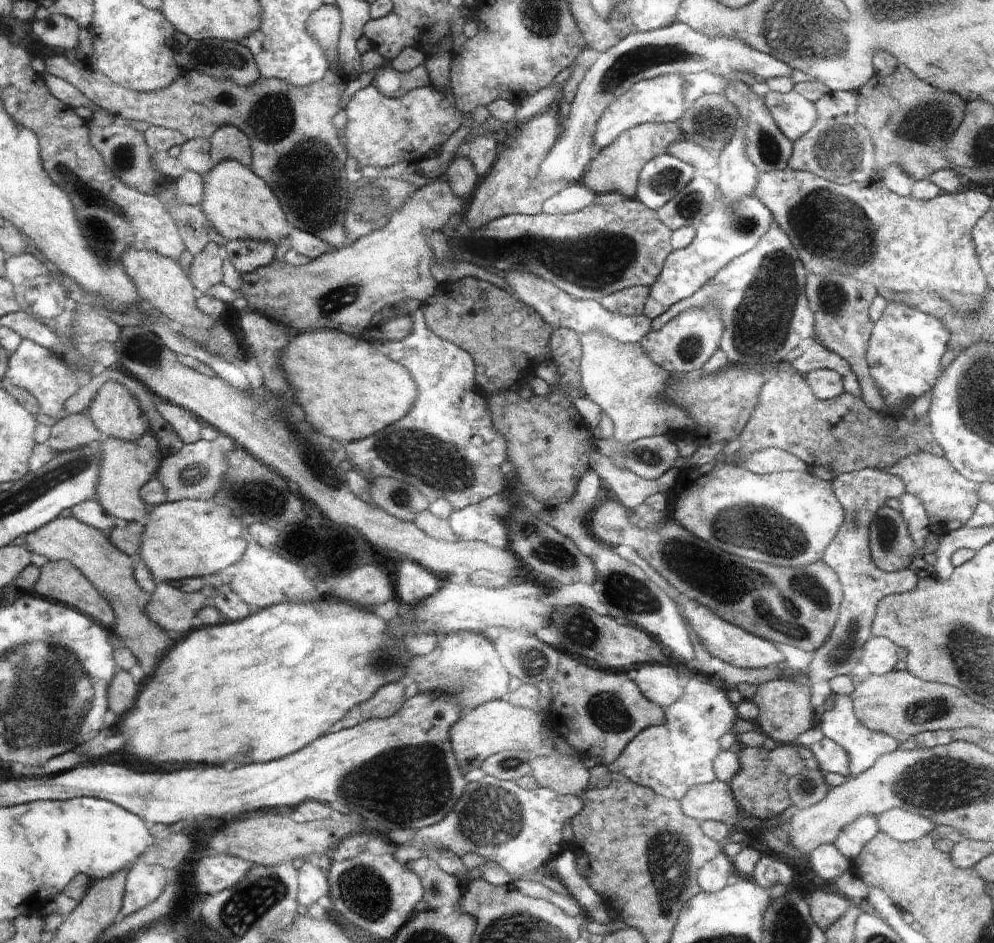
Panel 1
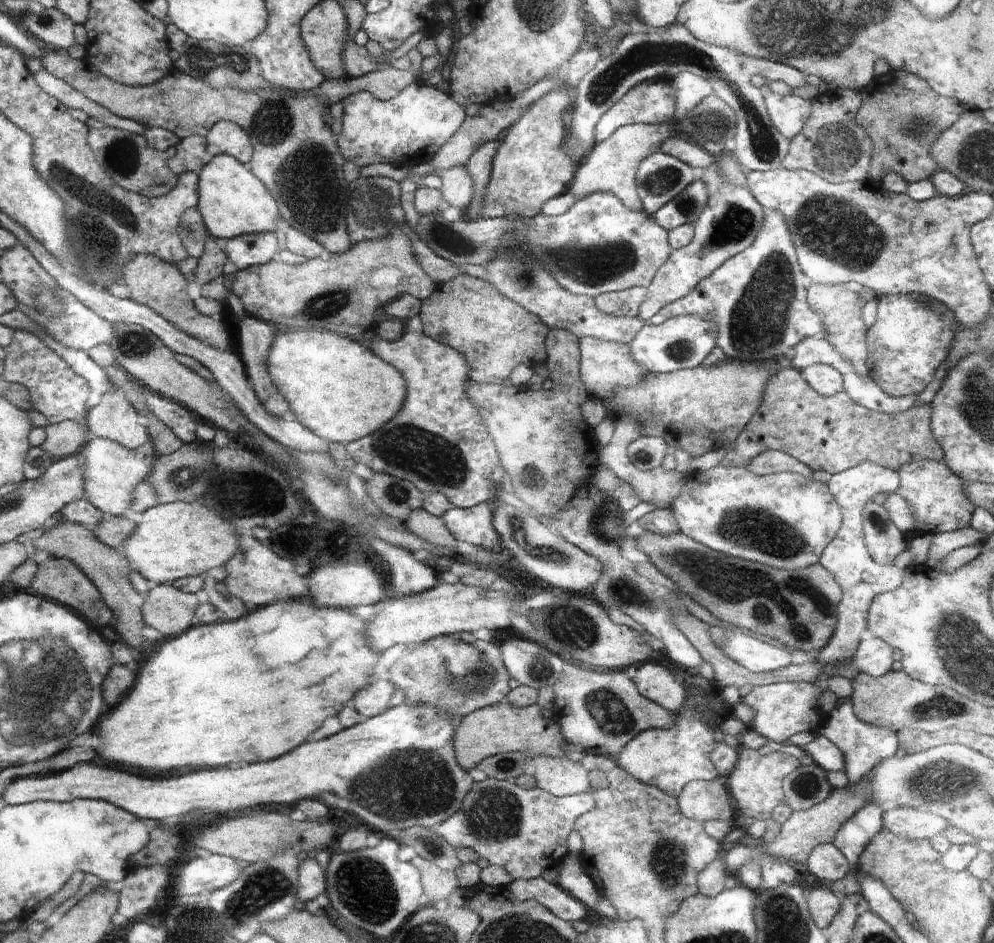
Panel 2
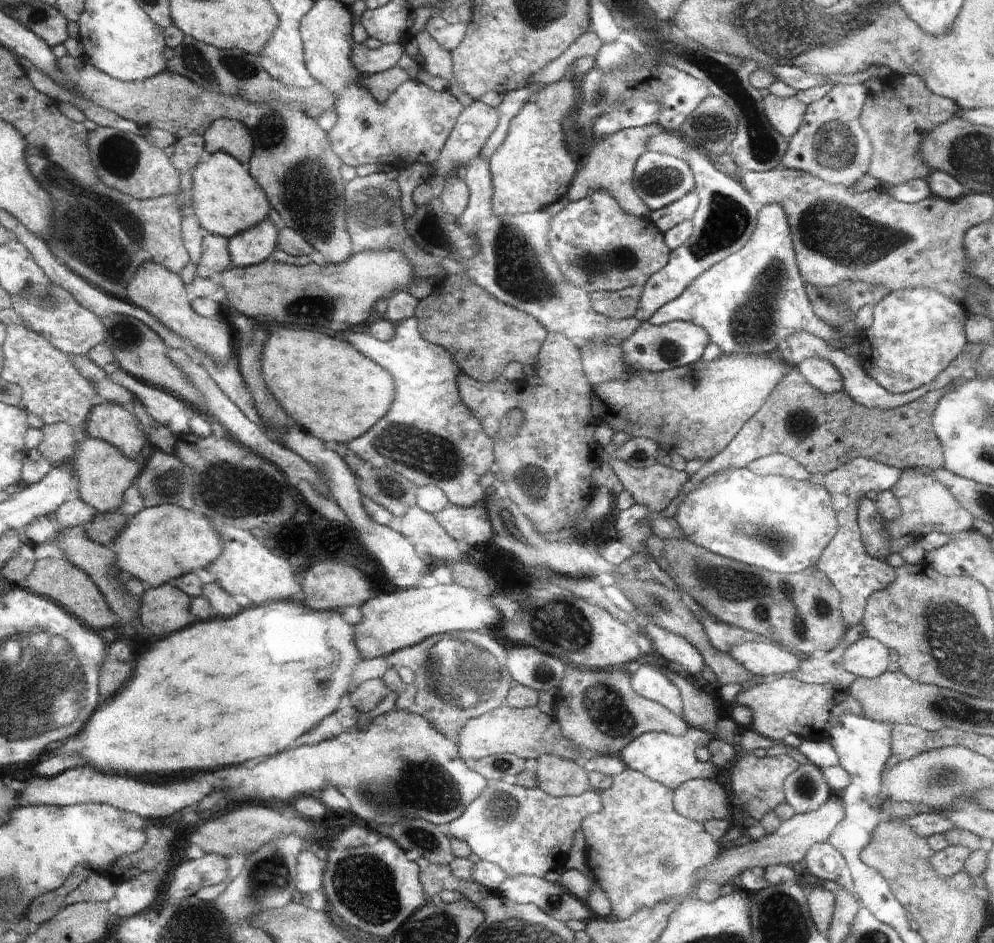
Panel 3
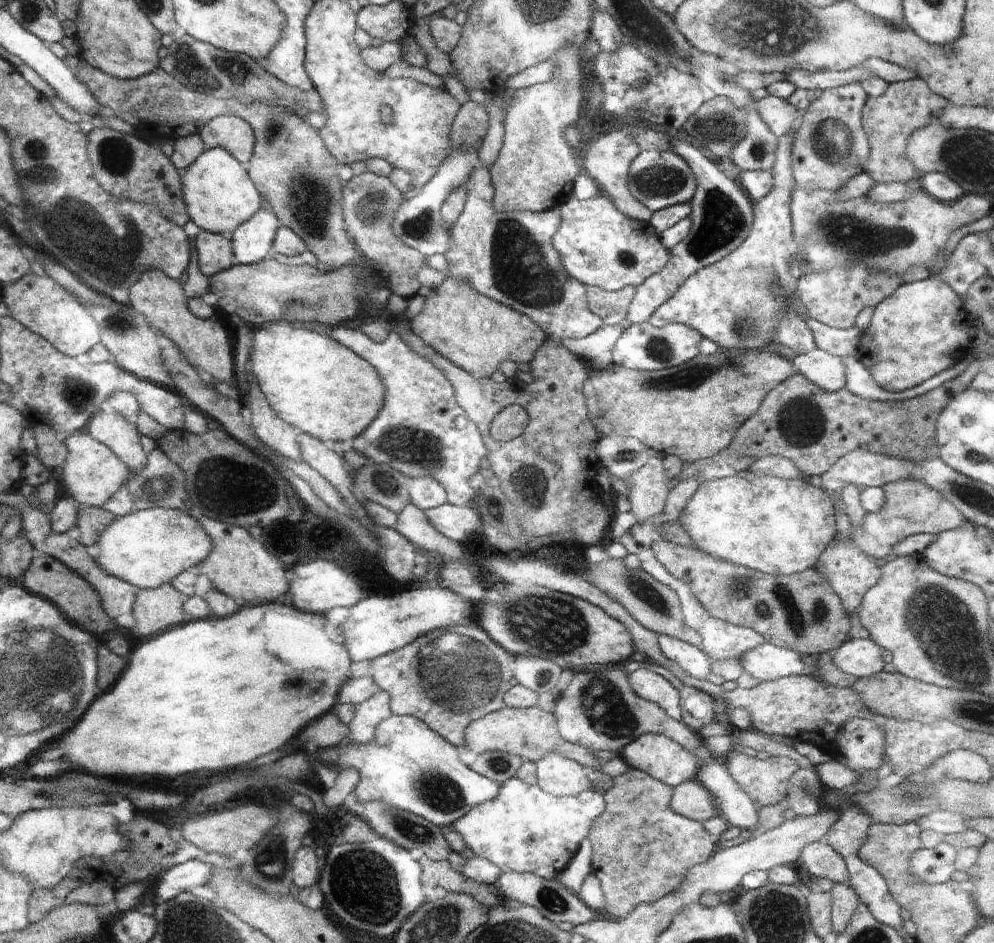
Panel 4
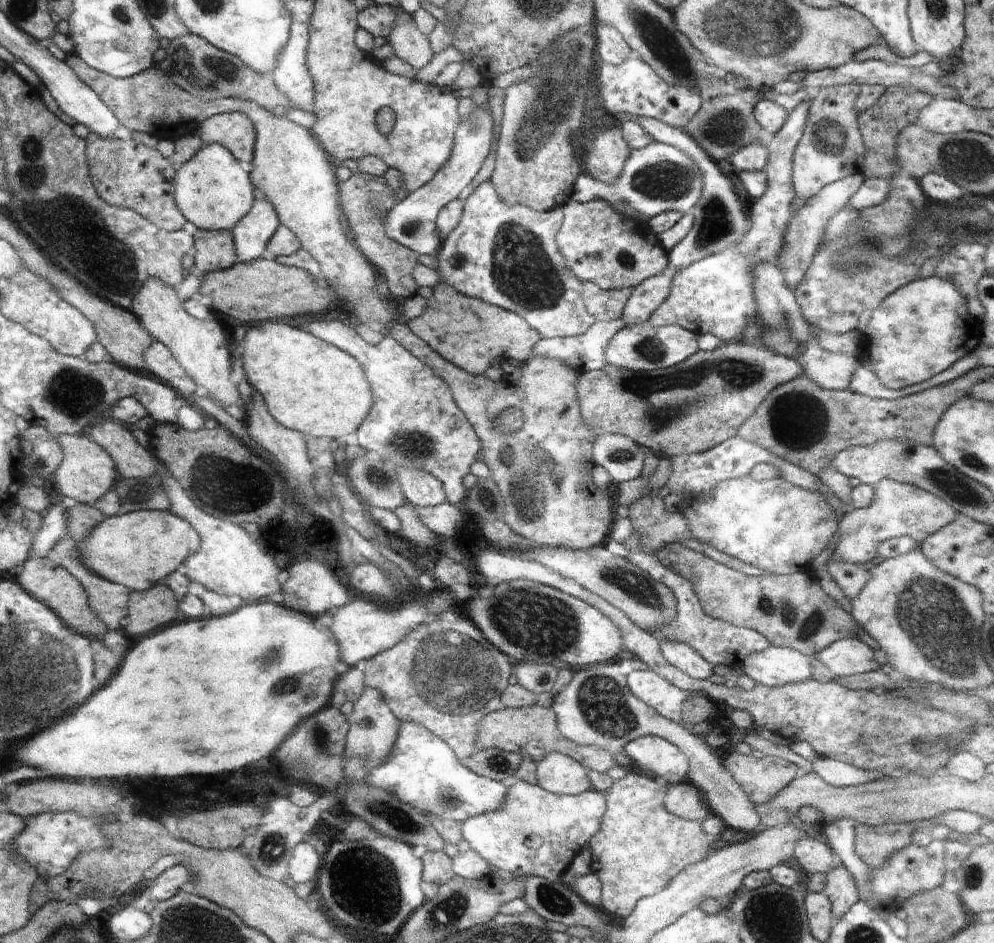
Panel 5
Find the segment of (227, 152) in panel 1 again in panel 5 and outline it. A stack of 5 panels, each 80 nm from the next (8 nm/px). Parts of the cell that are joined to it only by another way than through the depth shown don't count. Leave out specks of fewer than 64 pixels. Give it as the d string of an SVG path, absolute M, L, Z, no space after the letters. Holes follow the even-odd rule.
M244 113L212 115L203 120L197 131L206 145L220 143L244 162L250 162L254 158L258 134L255 125Z

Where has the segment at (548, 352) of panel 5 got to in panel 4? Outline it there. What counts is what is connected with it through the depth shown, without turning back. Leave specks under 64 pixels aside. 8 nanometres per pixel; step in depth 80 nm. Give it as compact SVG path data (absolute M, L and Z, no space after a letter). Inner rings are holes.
M602 326L591 335L582 340L562 340L562 346L584 360L590 360L600 366L608 366L612 362L612 353L616 341L621 337L624 330L620 326Z

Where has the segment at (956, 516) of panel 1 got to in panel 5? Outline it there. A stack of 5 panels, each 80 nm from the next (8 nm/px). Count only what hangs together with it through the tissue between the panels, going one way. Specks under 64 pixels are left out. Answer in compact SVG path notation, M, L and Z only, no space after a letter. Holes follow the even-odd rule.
M882 479L874 487L874 500L866 508L854 509L851 513L840 516L838 532L841 539L828 561L838 559L863 565L879 556L877 546L885 540L908 535L920 544L956 518L955 508L944 499L917 486Z

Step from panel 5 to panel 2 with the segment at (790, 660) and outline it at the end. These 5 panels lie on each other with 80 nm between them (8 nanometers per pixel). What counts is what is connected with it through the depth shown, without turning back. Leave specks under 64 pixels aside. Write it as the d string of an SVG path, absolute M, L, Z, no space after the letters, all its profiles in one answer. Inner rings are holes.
M736 630L724 644L716 644L724 656L753 673L772 672L790 664L790 654L782 644L756 640L742 630Z

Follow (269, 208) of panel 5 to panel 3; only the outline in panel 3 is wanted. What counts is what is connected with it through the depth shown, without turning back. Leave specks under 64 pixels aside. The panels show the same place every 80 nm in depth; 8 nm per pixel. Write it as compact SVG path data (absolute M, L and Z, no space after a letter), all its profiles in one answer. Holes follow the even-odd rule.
M268 220L258 227L244 231L230 239L231 266L251 267L272 259L279 244L279 234L275 226Z

